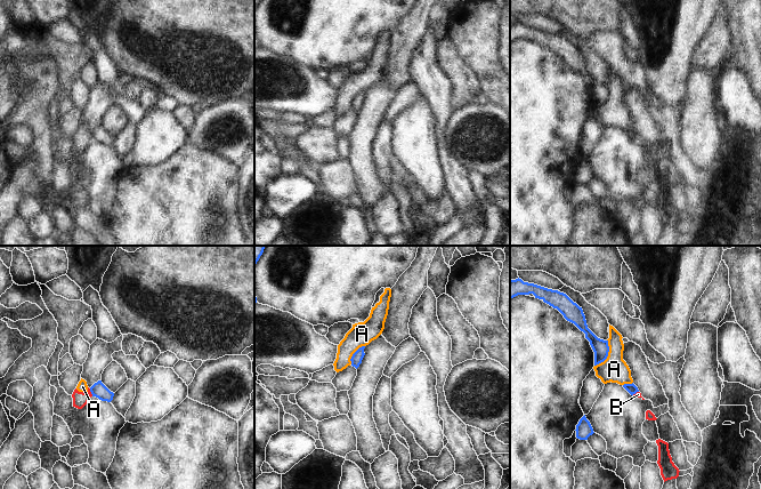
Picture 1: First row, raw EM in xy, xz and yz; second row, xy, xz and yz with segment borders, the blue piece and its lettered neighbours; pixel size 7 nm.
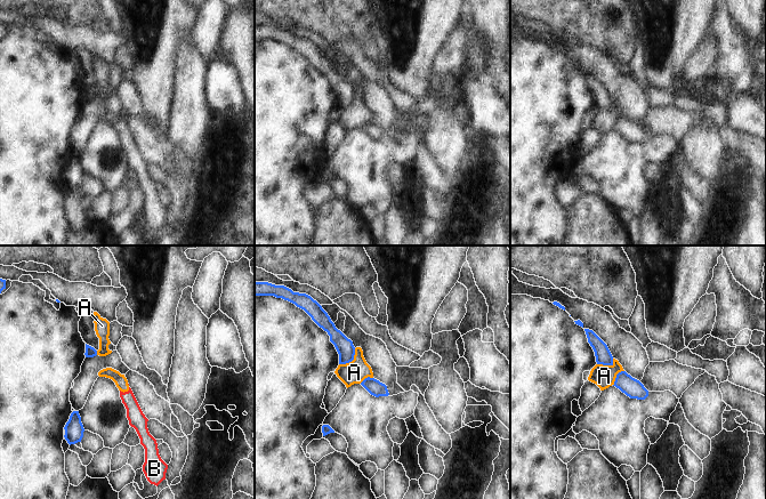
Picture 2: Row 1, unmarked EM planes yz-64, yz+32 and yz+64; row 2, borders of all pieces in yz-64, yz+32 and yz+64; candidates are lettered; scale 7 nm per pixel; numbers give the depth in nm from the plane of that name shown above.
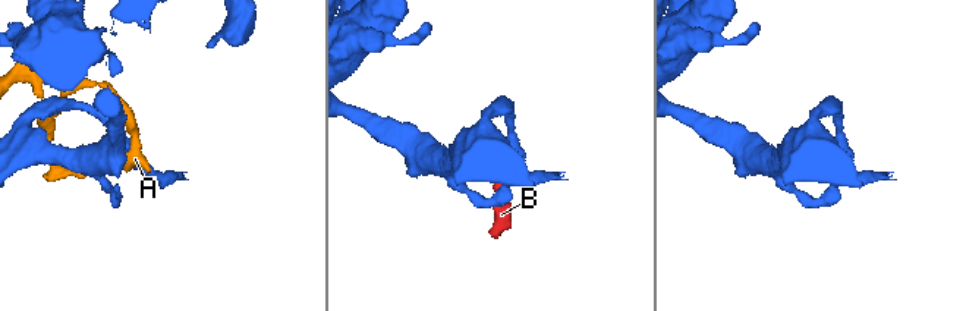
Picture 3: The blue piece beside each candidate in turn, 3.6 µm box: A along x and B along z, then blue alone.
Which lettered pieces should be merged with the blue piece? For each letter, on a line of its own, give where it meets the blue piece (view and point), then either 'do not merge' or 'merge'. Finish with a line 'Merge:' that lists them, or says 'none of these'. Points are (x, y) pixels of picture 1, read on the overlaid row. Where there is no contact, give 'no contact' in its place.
A: contact yz (607, 354); do not merge
B: contact xy (90, 391); do not merge
Merge: none of these

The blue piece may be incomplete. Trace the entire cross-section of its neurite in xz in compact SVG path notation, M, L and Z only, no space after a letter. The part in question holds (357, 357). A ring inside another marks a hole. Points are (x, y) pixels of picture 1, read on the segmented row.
M365 346L359 347L351 356L350 361L351 361L351 366L355 367L356 369L359 367L359 364L362 363L362 360L365 355L364 353L364 348Z

